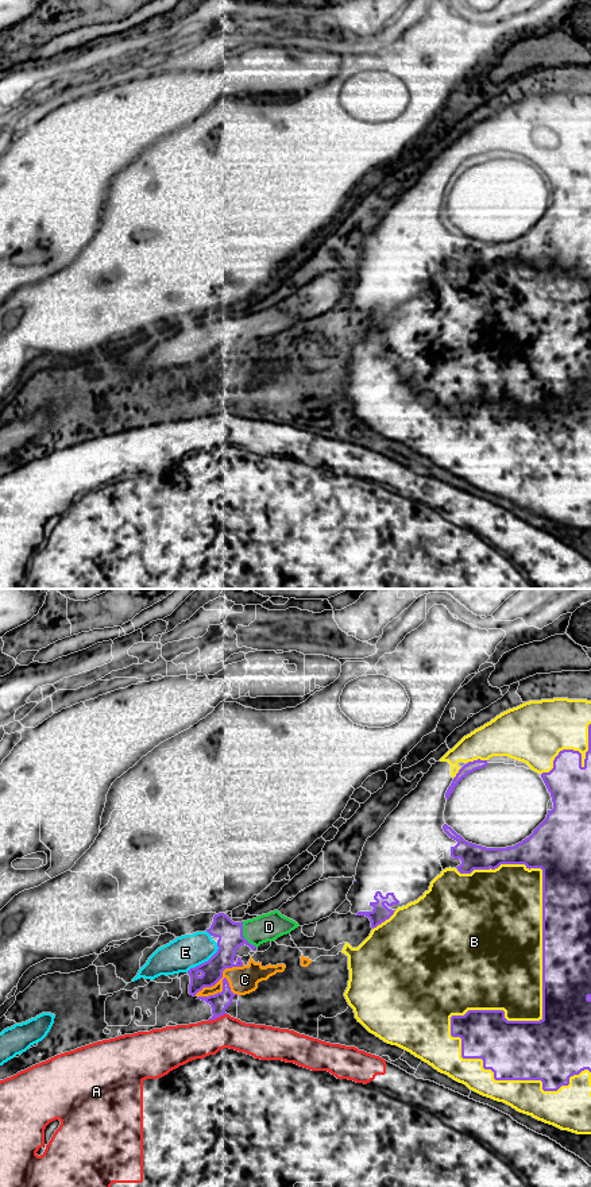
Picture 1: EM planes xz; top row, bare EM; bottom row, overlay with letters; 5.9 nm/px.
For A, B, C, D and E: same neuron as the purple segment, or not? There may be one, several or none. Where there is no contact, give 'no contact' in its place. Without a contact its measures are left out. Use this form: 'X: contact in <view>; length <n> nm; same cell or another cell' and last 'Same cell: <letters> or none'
A: contact in xz; length 120 nm; another cell
B: contact in xz; length 1450 nm; same cell
C: contact in xz; length 360 nm; another cell
D: contact in xz; length 180 nm; another cell
E: contact in xz; length 260 nm; another cell
Same cell: B

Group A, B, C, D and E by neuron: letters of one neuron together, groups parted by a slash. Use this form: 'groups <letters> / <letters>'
groups A / B / C / D E

